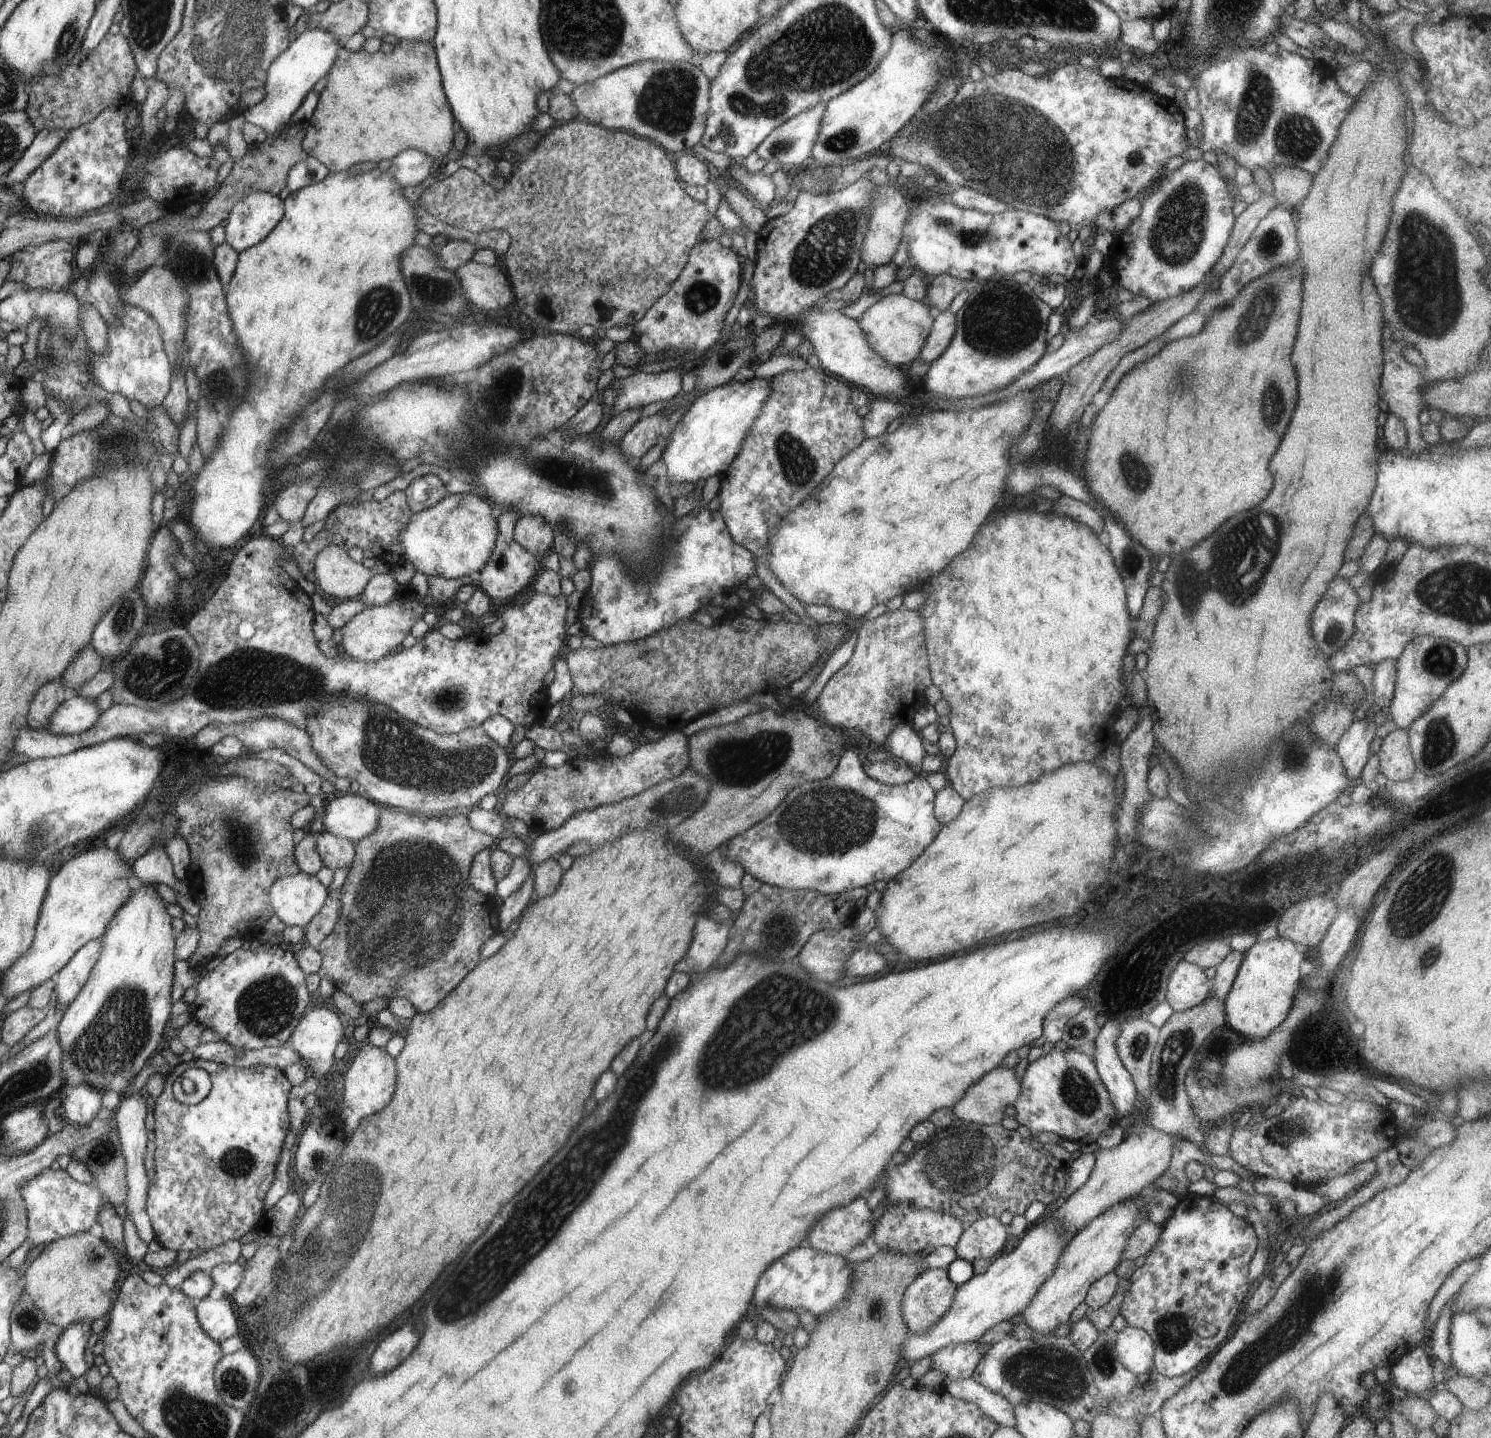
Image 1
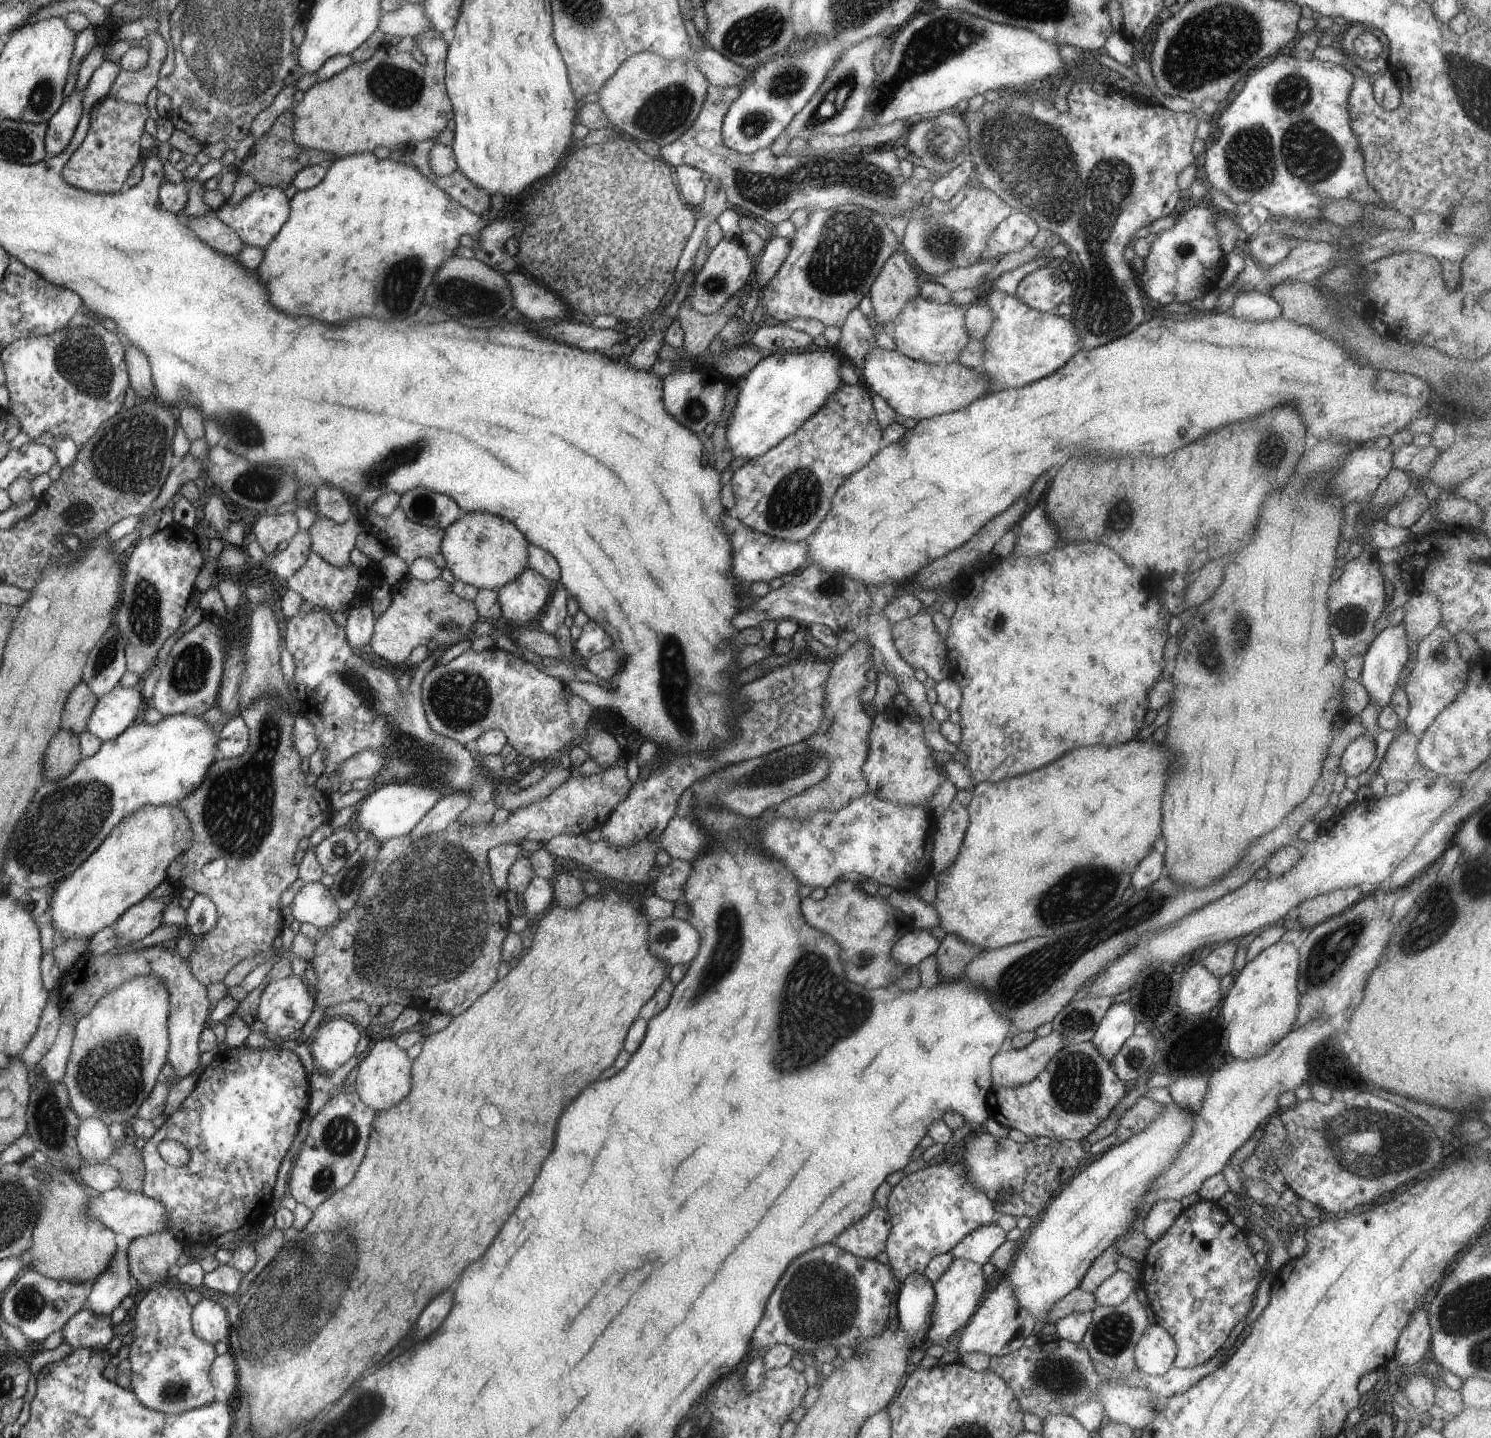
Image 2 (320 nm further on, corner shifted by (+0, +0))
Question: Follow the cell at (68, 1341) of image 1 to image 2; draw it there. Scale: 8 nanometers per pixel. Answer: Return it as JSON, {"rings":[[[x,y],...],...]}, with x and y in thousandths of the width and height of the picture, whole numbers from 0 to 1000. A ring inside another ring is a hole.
{"rings":[[[79,869],[74,883],[71,883],[71,886],[62,893],[58,909],[66,915],[74,916],[85,901],[89,901],[91,896],[87,885],[86,873],[83,869]]]}

